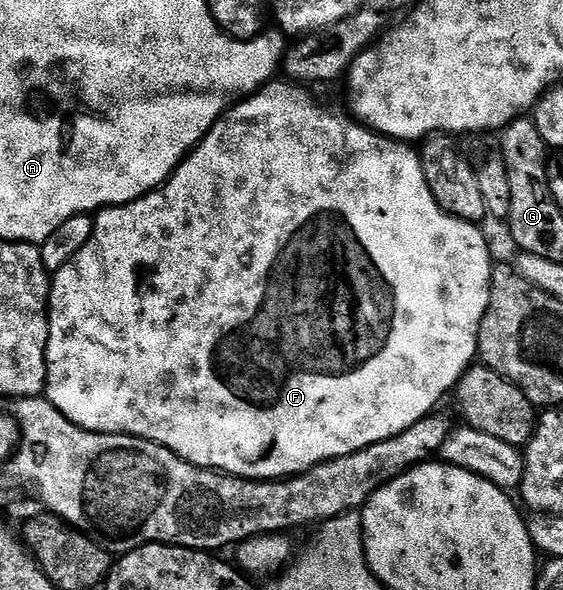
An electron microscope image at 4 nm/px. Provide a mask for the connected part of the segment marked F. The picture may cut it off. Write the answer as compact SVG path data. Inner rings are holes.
M273 80L273 81L271 81L271 82L269 82L269 83L268 83L268 85L266 85L266 86L261 86L261 87L260 87L260 89L259 89L259 90L257 90L257 91L256 91L256 93L255 93L255 94L253 94L253 95L251 95L251 96L248 96L248 97L245 97L245 98L244 98L244 99L243 99L243 100L240 100L240 101L237 101L237 102L236 102L236 103L235 103L235 105L233 105L233 106L232 106L232 107L231 107L231 108L229 108L229 109L227 109L227 110L225 110L225 111L224 111L224 113L223 113L223 114L221 114L221 116L220 116L220 119L219 119L219 120L218 120L218 121L217 121L217 122L215 122L215 124L214 124L214 125L213 125L213 126L211 126L211 128L210 128L210 129L209 129L209 130L208 130L208 135L206 135L206 136L205 136L205 137L204 137L204 139L202 139L202 140L201 140L201 141L200 141L200 144L199 144L199 146L197 146L197 147L196 147L196 149L195 149L195 150L193 150L193 151L192 151L192 153L191 153L191 154L189 154L189 155L188 155L188 157L187 157L187 158L185 158L185 159L184 159L184 161L183 161L183 162L181 162L181 164L180 164L180 166L179 166L179 168L177 168L177 170L175 170L175 172L174 172L174 173L173 173L173 174L172 174L172 176L171 176L171 178L169 178L169 179L168 179L168 181L167 181L167 182L165 182L165 183L164 183L164 185L163 185L163 186L161 186L161 187L160 187L160 189L158 189L158 190L151 190L151 192L149 192L149 194L144 194L144 195L143 195L143 196L141 196L141 198L139 198L139 199L138 199L138 200L134 200L134 201L133 201L133 202L130 202L130 203L128 203L128 205L127 205L127 206L110 206L110 207L107 207L107 208L105 208L105 209L103 209L103 210L101 210L101 211L99 211L99 213L97 213L97 214L96 214L96 215L95 215L95 218L96 218L96 223L94 223L94 224L93 224L93 226L92 226L92 239L90 239L90 240L89 240L89 242L88 242L88 243L86 243L86 244L85 244L85 246L84 246L84 247L82 247L82 248L81 248L81 250L80 250L80 251L78 251L78 252L77 252L77 254L76 254L76 255L74 255L74 256L73 256L73 258L72 258L72 259L70 259L70 260L69 260L69 262L68 262L68 263L66 263L66 264L65 264L65 266L64 266L64 267L62 267L62 268L61 268L61 270L60 270L60 271L58 271L58 272L57 272L57 274L56 274L56 271L55 271L55 274L54 274L54 277L53 277L53 278L52 278L52 279L51 279L51 284L52 284L52 295L50 295L50 296L49 296L49 298L48 298L48 351L47 351L47 352L46 352L46 360L47 360L47 361L48 361L48 385L47 385L47 387L46 387L46 397L47 397L47 399L48 399L48 401L49 401L49 402L52 402L52 403L53 403L53 404L54 404L54 408L58 408L58 412L62 412L62 416L66 416L66 417L67 417L67 418L69 418L69 419L70 419L70 420L71 420L71 422L73 422L73 424L74 424L74 425L75 425L75 426L80 426L80 427L82 427L82 429L83 429L83 430L93 430L93 431L94 431L94 432L98 432L98 433L99 433L99 434L129 434L129 435L130 435L130 436L134 436L134 437L135 437L135 438L145 438L145 439L146 439L146 440L150 440L150 441L151 441L151 442L156 442L156 443L158 443L158 445L160 445L160 446L165 446L165 447L166 447L166 448L170 448L170 449L171 449L171 450L172 450L172 451L173 451L173 452L175 452L175 453L176 453L176 454L177 454L177 456L178 456L178 457L179 457L179 458L184 458L184 459L186 459L186 460L187 460L187 461L188 461L188 462L189 462L189 463L190 463L190 464L194 464L194 465L195 465L195 466L205 466L205 468L206 468L206 469L207 469L207 470L219 470L219 471L220 471L220 473L221 473L221 474L232 474L232 475L233 475L233 476L235 476L235 478L255 478L255 479L257 479L257 480L275 480L275 479L278 479L278 478L290 478L290 477L292 477L292 475L294 475L294 474L301 474L301 473L302 473L302 472L306 472L306 471L307 471L307 470L309 470L309 469L310 469L310 468L314 468L314 467L315 467L315 466L317 466L317 465L318 465L318 464L322 464L322 463L323 463L323 462L329 462L329 461L330 461L330 459L331 459L331 458L341 458L341 457L342 457L342 456L350 456L350 455L351 455L351 454L353 454L353 453L354 453L354 452L358 452L358 451L359 451L359 450L361 450L361 449L362 449L362 448L366 448L366 447L367 447L367 446L369 446L369 445L370 445L370 444L378 444L378 443L379 443L379 442L381 442L381 441L382 441L382 440L386 440L386 439L387 439L387 438L393 438L393 437L394 437L394 436L398 436L398 435L399 435L399 434L401 434L401 433L402 433L402 432L406 432L406 428L410 428L410 427L411 427L411 426L413 426L413 425L414 425L414 424L418 424L418 420L422 420L422 419L423 419L423 418L424 418L424 417L425 417L425 416L427 416L427 415L428 415L428 414L431 414L431 413L433 413L433 411L435 411L435 410L436 410L436 409L437 409L437 407L439 407L439 406L436 406L436 405L438 405L438 404L439 404L439 402L440 402L440 401L442 401L442 400L443 400L443 398L444 398L444 397L446 397L446 396L447 396L447 394L448 394L448 397L449 397L449 395L451 395L451 394L452 394L452 393L453 393L453 391L455 391L455 388L456 388L456 386L457 386L457 385L458 385L458 383L459 383L459 382L460 382L460 378L461 378L461 376L463 376L463 375L464 375L464 373L465 373L465 372L467 372L467 371L468 371L468 369L470 369L470 367L471 367L471 366L472 366L472 365L473 365L473 363L475 363L475 362L476 362L476 361L477 361L477 358L478 358L478 351L479 351L479 349L480 349L480 325L481 325L481 324L482 324L482 320L483 320L483 319L484 319L484 317L485 317L485 316L486 316L486 308L487 308L487 307L488 307L488 305L489 305L489 304L490 304L490 288L491 288L491 287L492 287L492 268L493 268L493 265L494 265L494 259L492 259L492 254L491 254L491 252L490 252L490 251L488 251L488 242L487 242L487 240L486 240L486 239L484 239L484 234L483 234L483 232L482 232L482 231L480 231L480 229L481 229L481 227L480 227L480 226L479 226L479 225L476 225L476 224L473 224L473 223L470 223L470 222L464 222L464 221L463 221L463 220L461 220L461 219L460 219L460 218L456 218L456 217L454 217L454 216L453 216L453 215L452 215L452 214L445 214L445 213L444 213L444 211L443 211L443 210L441 210L441 208L440 208L440 205L438 205L438 204L437 204L437 203L436 203L436 197L434 197L434 195L432 195L432 193L431 193L431 192L430 192L430 188L429 188L429 187L428 187L428 185L427 185L427 184L426 184L426 176L425 176L425 175L424 175L424 169L423 169L423 168L422 168L422 164L421 164L421 163L420 163L420 156L419 156L419 153L416 153L416 152L413 152L413 154L412 154L412 155L410 155L410 156L409 156L409 158L408 158L408 170L404 170L404 154L403 154L403 152L402 152L402 151L400 151L400 150L403 150L403 149L401 149L401 147L400 147L400 146L399 146L399 145L396 145L396 144L394 144L394 142L393 142L393 139L391 139L391 138L385 138L385 137L384 137L384 135L383 135L383 134L378 134L378 133L376 133L376 131L375 131L375 130L370 130L370 129L368 129L368 127L367 127L367 126L365 126L365 125L364 125L364 123L363 123L363 122L361 122L361 121L359 121L359 120L357 120L357 119L356 119L356 118L355 118L355 117L352 117L352 116L349 116L349 115L348 115L348 114L347 114L347 113L345 113L345 114L346 114L346 115L344 115L344 114L339 114L339 112L338 112L338 111L336 111L336 110L331 110L331 108L330 108L330 107L328 107L328 106L323 106L323 104L322 104L322 103L320 103L320 102L319 102L319 100L318 100L318 99L316 99L316 98L315 98L315 96L314 96L314 95L312 95L312 94L311 94L311 92L310 92L310 91L308 91L308 90L311 90L311 89L308 89L308 88L305 88L305 87L304 87L304 86L303 86L303 85L300 85L300 84L297 84L297 83L295 83L295 82L293 82L293 81L291 81L291 80L283 80L283 81L284 81L284 82L279 82L279 80ZM388 206L392 206L392 218L393 218L393 220L394 220L394 221L396 221L396 223L392 223L392 222L380 222L380 221L382 221L382 220L383 220L383 218L384 218L384 217L386 217L386 216L387 216L387 214L388 214Z

